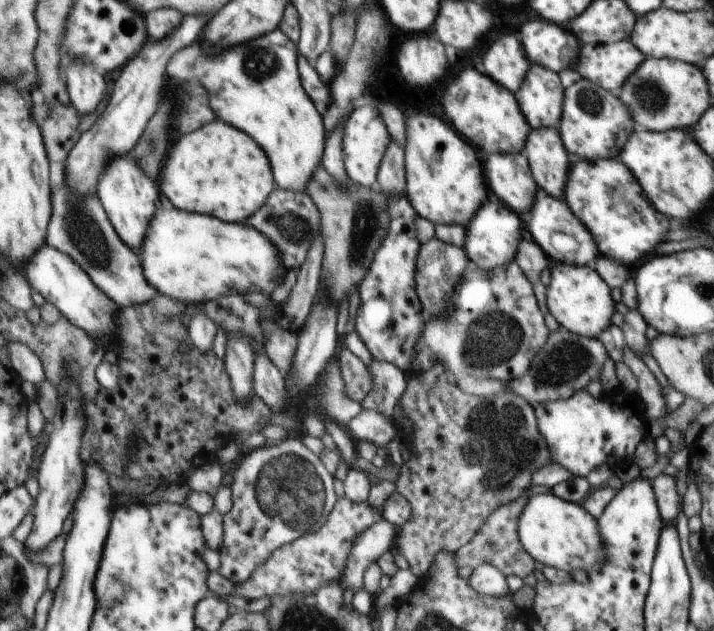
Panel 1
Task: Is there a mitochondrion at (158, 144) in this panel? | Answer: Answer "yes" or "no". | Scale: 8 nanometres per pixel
yes

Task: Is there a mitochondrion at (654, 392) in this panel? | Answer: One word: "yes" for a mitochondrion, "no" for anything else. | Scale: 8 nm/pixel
no

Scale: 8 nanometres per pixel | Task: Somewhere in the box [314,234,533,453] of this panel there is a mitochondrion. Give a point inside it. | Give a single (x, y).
(504, 336)

